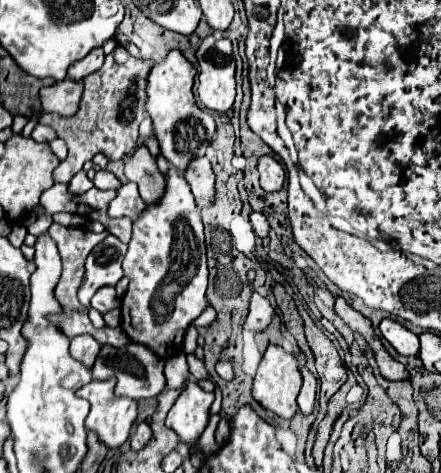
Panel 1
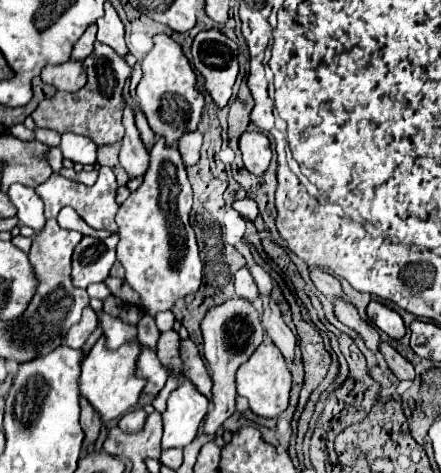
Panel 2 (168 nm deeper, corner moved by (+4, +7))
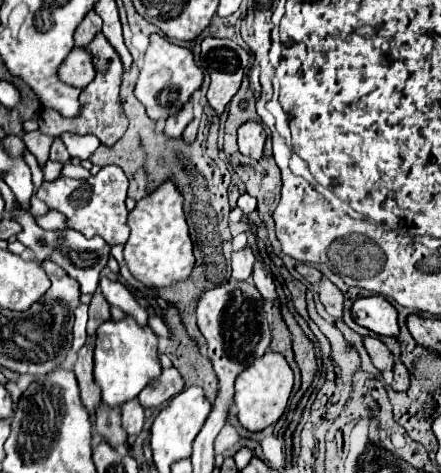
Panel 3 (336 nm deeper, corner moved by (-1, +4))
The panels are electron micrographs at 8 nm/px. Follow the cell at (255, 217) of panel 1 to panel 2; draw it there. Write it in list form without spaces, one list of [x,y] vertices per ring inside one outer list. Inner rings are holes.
[[[244,198],[244,200],[236,200],[234,202],[234,210],[238,210],[246,220],[256,220],[256,216],[258,216],[258,206],[256,206],[256,202],[254,200],[250,200],[250,198]]]

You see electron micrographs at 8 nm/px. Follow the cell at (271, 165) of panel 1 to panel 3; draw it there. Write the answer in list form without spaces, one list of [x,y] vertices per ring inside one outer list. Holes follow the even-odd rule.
[[[245,121],[237,129],[237,141],[239,141],[239,151],[243,155],[253,157],[253,159],[261,159],[263,145],[265,145],[263,125],[257,121]]]

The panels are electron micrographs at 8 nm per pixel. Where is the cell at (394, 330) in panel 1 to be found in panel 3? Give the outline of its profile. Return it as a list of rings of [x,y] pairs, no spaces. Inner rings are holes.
[[[381,295],[359,297],[351,303],[351,317],[357,325],[377,333],[393,337],[399,333],[397,311],[395,307]]]

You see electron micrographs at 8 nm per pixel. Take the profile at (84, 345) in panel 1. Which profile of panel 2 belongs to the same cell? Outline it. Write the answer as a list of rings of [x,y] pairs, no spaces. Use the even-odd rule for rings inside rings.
[[[88,306],[82,314],[82,320],[78,324],[74,324],[68,334],[66,334],[66,344],[70,348],[82,348],[84,342],[88,340],[88,336],[94,332],[94,328],[98,326],[98,318],[96,318],[96,312]]]

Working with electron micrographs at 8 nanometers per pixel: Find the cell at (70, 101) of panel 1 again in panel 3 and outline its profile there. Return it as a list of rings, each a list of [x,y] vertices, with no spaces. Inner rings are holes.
[[[73,47],[67,59],[59,67],[59,79],[73,87],[87,87],[95,77],[91,51],[85,47]]]

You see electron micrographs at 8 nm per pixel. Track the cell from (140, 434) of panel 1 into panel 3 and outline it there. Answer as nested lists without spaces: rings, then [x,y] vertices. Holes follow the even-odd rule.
[[[131,399],[131,403],[123,403],[123,427],[129,435],[139,435],[143,429],[143,407],[137,399]]]

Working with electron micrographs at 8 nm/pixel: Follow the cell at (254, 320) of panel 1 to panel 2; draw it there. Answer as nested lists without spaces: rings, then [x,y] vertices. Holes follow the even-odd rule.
[[[240,268],[236,272],[236,296],[244,296],[244,300],[250,300],[250,302],[256,302],[258,300],[258,288],[256,288],[256,282],[252,280],[248,268]]]

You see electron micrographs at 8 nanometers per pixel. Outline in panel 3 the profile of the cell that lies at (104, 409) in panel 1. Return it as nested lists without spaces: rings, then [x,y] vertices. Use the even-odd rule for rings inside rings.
[[[131,315],[123,319],[109,319],[97,329],[97,347],[95,347],[95,381],[101,387],[103,401],[109,407],[123,405],[129,399],[135,399],[145,385],[161,373],[157,335],[149,325],[141,327]]]

